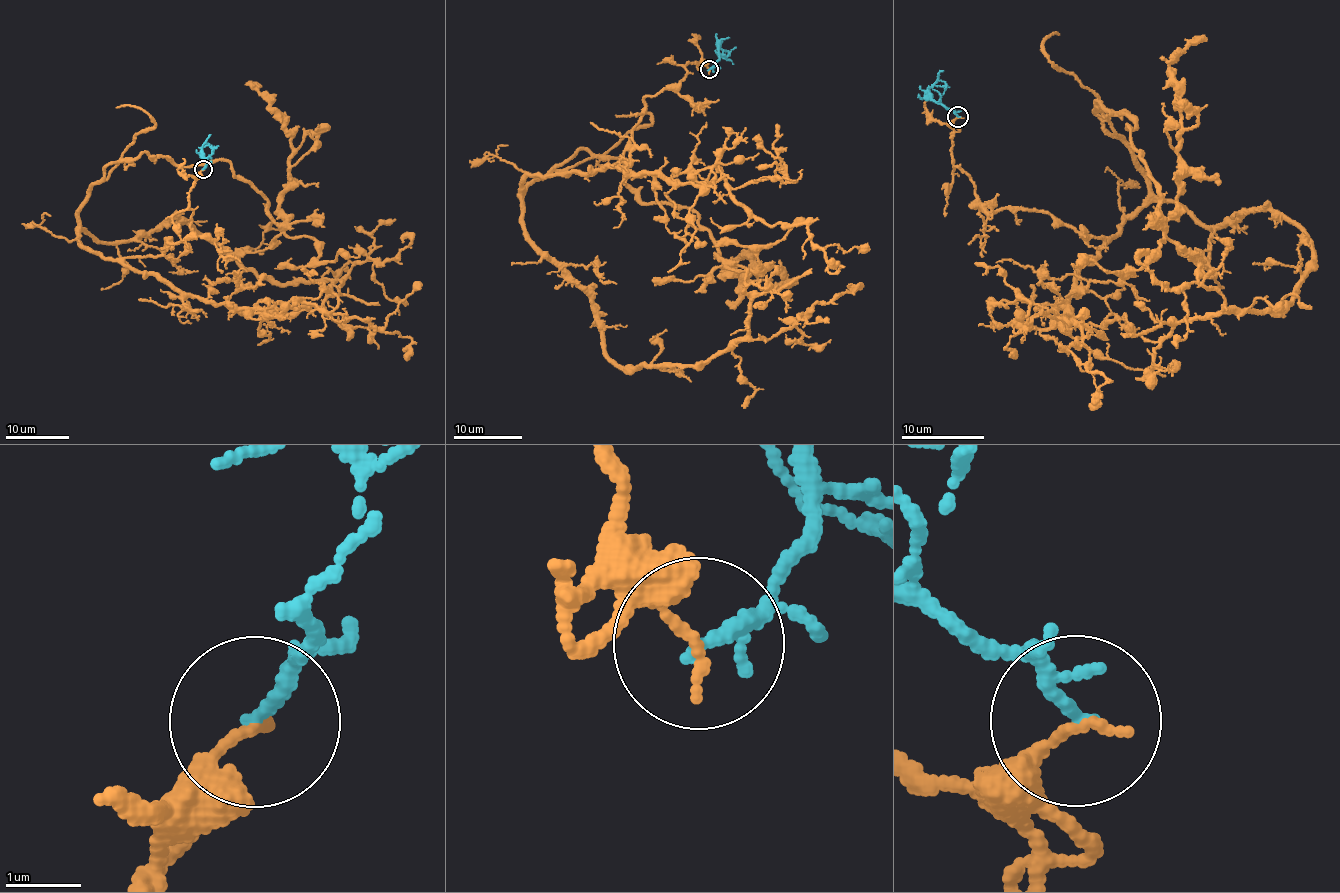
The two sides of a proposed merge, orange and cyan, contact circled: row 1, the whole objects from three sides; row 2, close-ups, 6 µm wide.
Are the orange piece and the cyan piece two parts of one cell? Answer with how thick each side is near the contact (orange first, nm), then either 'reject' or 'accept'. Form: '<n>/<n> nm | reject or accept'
140/130 nm | reject

